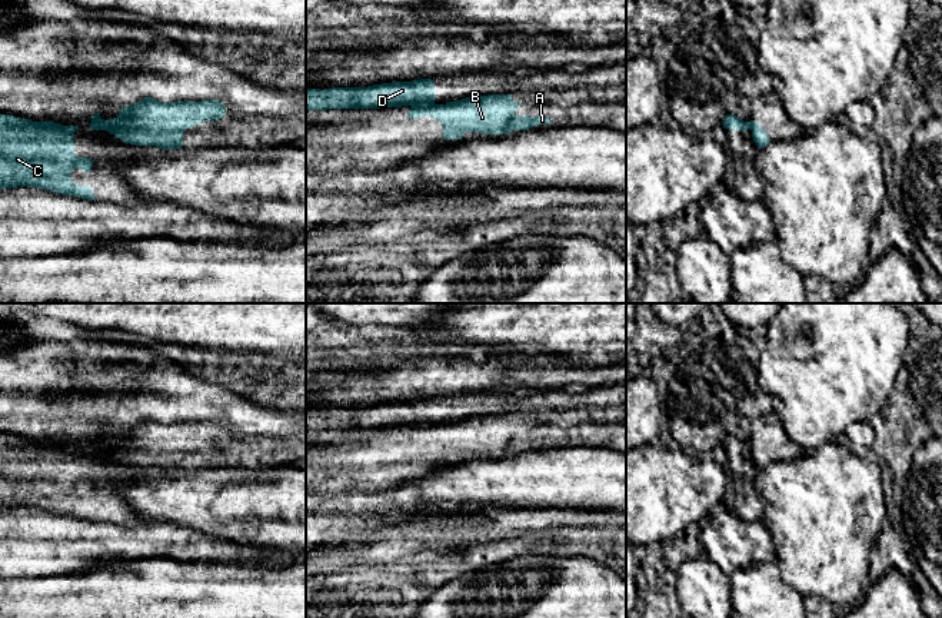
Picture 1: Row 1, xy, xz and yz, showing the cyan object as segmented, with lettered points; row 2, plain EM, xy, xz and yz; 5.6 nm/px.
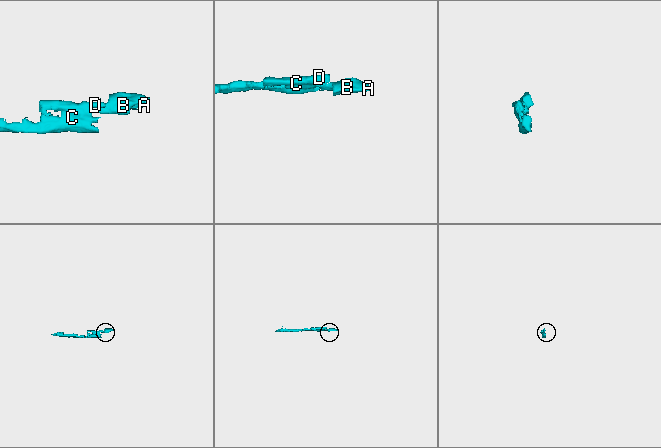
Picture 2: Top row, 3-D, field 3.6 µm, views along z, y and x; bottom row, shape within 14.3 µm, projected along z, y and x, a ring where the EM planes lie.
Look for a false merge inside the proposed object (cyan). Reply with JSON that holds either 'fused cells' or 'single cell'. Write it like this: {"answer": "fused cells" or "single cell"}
{"answer": "fused cells"}

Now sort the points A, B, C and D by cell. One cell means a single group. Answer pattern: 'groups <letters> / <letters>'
groups A B / C D

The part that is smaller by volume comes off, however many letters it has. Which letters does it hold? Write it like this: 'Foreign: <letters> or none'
Foreign: A, B

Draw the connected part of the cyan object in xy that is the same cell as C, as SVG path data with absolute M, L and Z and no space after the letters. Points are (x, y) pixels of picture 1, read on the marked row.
M0 114L0 189L39 187L94 200L90 186L71 182L71 172L91 172L94 160L74 154L79 126Z

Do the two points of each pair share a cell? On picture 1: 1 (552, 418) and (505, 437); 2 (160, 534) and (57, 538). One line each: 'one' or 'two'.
1: one
2: one

